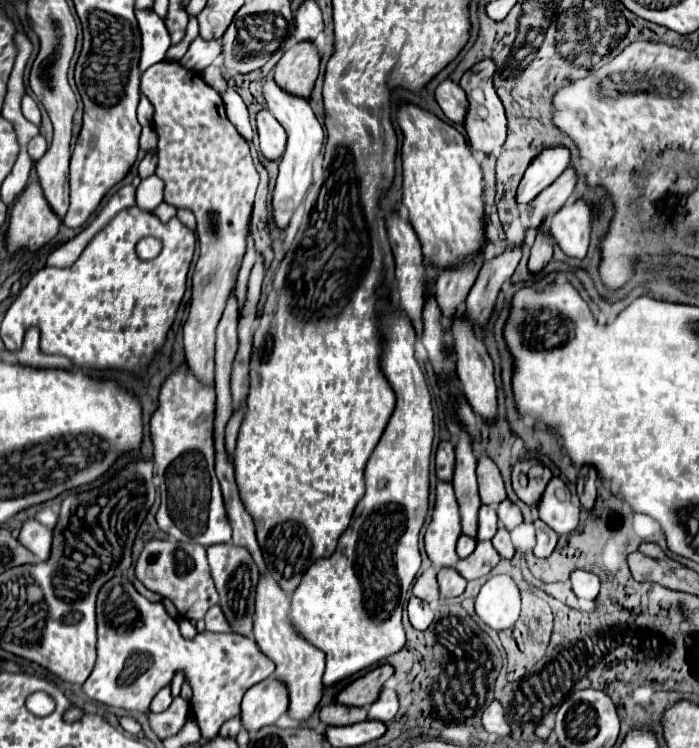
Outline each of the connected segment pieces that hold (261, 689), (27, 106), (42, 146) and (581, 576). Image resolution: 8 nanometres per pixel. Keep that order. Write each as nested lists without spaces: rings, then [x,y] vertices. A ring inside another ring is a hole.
[[[265,678],[243,696],[241,726],[247,732],[259,732],[263,726],[275,724],[287,712],[287,690],[275,678]]]
[[[25,94],[25,96],[23,96],[23,100],[21,100],[21,110],[23,110],[23,116],[25,116],[27,120],[40,127],[41,111],[38,104],[35,104],[35,102],[33,102],[33,98],[29,98],[27,94]]]
[[[37,134],[37,136],[29,142],[29,156],[37,162],[37,160],[45,154],[45,150],[47,150],[47,142],[45,142],[45,138],[43,138],[41,134]]]
[[[575,570],[575,572],[571,572],[569,580],[571,580],[571,588],[573,588],[575,596],[579,596],[579,598],[593,600],[599,594],[599,578],[591,572]]]

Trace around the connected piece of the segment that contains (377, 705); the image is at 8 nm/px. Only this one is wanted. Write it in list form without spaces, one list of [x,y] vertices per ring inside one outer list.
[[[383,688],[379,700],[373,702],[369,708],[369,716],[375,720],[381,720],[385,724],[389,724],[397,712],[399,712],[399,698],[393,688]]]

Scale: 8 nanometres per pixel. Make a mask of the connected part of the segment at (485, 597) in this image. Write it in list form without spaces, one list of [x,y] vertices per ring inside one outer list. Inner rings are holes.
[[[509,576],[489,578],[475,598],[475,614],[489,628],[501,632],[511,628],[519,618],[519,588]]]

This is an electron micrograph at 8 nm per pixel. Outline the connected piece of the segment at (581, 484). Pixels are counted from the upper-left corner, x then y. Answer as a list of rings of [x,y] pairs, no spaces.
[[[583,468],[583,474],[581,474],[581,480],[577,482],[577,496],[579,496],[579,502],[585,510],[591,510],[593,504],[595,504],[595,496],[597,496],[597,488],[595,488],[595,480],[597,480],[597,474],[593,468]]]

